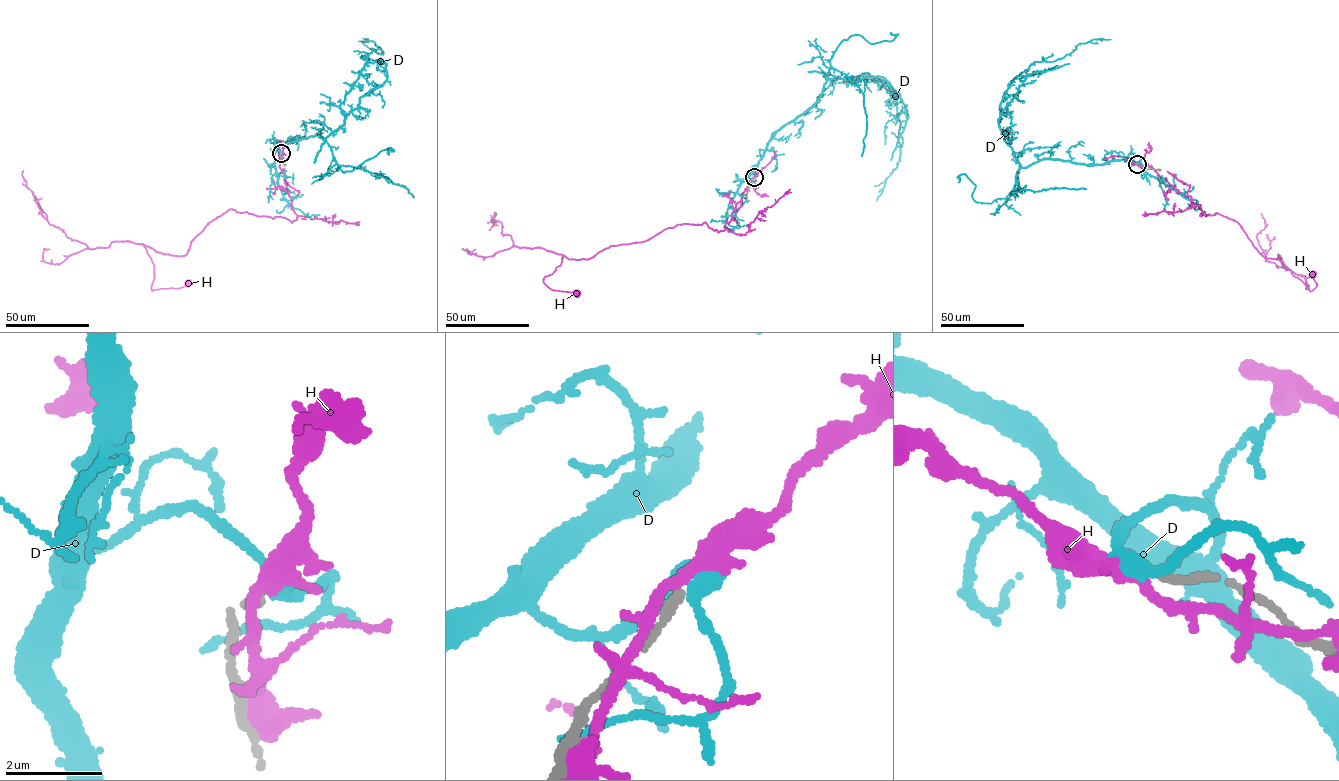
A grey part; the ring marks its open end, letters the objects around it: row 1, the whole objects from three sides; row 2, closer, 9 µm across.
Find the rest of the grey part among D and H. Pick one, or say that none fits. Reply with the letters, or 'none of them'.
none of them

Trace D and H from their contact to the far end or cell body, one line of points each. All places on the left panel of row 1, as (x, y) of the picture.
D: (281, 153), (276, 143), (318, 134), (325, 140), (344, 123), (345, 94), (372, 48), (383, 54), (365, 42)
H: (281, 153), (296, 220), (229, 209), (207, 224), (186, 254), (143, 245), (154, 267), (152, 291), (189, 282)

